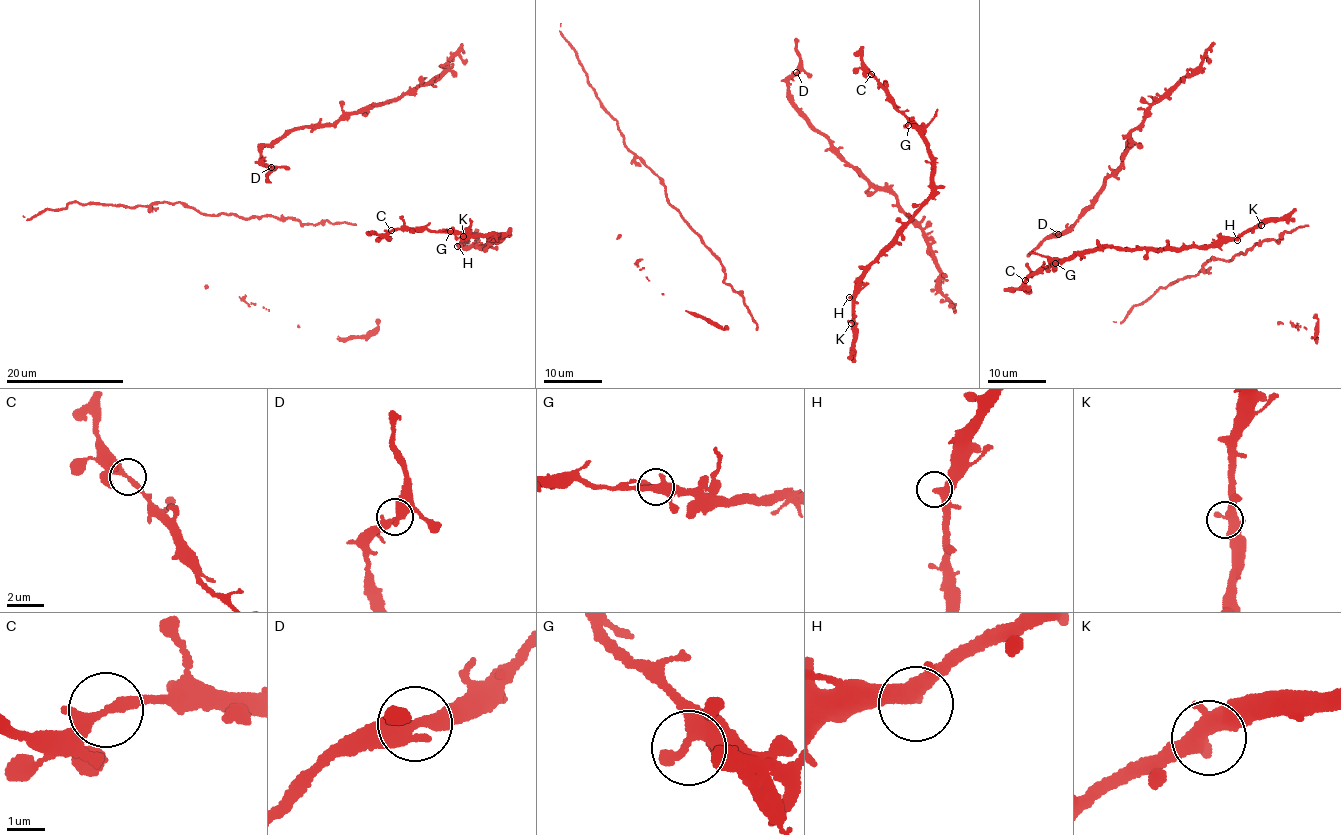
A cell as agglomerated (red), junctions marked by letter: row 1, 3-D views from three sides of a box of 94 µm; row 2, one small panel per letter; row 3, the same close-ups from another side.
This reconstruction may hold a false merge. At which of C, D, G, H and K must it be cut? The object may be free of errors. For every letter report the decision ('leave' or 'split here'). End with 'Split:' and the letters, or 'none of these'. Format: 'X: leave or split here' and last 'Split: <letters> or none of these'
C: leave
D: leave
G: leave
H: leave
K: leave
Split: none of these

